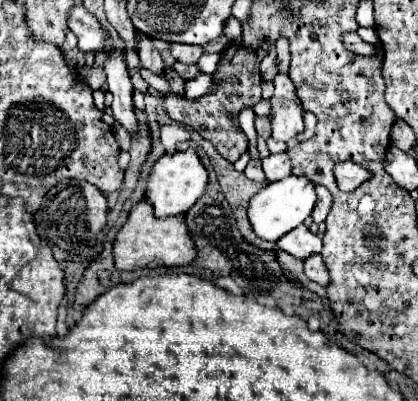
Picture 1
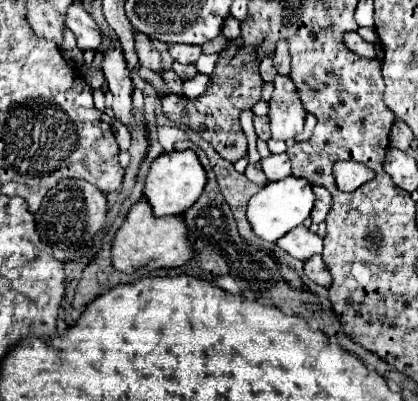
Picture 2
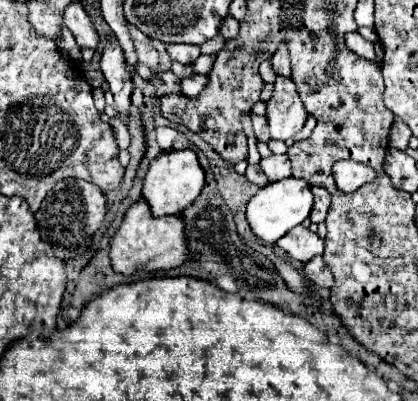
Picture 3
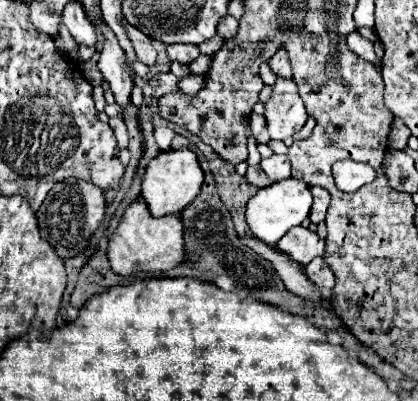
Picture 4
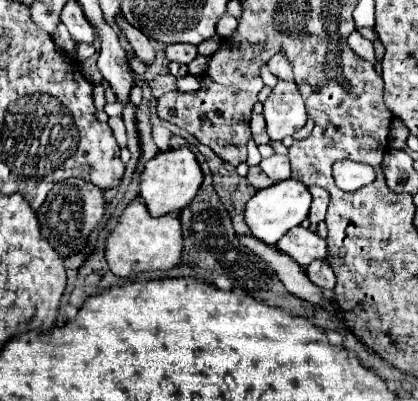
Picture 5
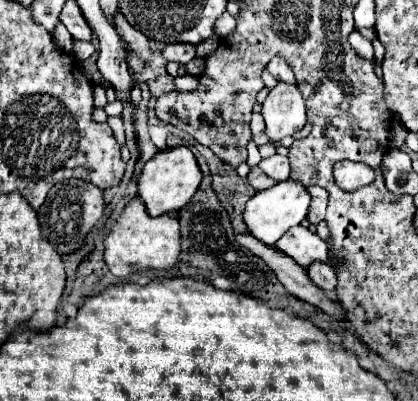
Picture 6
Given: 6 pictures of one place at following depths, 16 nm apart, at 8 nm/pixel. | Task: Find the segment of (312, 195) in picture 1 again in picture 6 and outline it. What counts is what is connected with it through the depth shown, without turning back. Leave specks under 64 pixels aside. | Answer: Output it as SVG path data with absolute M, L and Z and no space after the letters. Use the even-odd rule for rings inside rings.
M284 180L284 182L278 182L270 190L256 192L246 202L244 222L254 238L258 238L266 246L272 246L284 232L288 232L292 226L298 226L306 218L308 206L310 206L310 196L308 196L306 188L302 184L292 182L292 180Z

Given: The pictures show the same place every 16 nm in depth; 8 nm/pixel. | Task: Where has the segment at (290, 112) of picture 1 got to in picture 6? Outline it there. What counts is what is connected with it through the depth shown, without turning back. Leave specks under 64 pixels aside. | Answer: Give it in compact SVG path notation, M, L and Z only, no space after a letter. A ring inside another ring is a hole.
M276 84L262 104L266 134L272 142L292 136L306 124L304 98L294 84Z

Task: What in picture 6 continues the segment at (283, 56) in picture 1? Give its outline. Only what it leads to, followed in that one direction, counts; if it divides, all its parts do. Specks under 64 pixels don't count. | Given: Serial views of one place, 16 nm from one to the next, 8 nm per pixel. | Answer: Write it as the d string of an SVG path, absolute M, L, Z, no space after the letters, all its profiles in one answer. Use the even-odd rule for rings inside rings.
M274 56L274 58L270 60L270 64L268 64L268 72L270 72L276 80L280 80L280 82L296 84L296 80L294 80L294 72L292 72L292 68L288 68L288 64L286 64L286 60L284 60L282 56Z

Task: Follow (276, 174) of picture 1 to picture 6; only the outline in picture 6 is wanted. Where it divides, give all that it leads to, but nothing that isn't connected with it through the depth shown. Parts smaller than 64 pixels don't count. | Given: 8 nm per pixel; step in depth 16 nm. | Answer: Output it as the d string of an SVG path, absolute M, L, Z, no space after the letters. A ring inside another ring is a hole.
M274 154L270 158L264 158L258 166L264 170L264 174L268 174L270 178L274 178L276 182L288 180L288 176L290 176L288 158L286 156L280 156L280 154Z

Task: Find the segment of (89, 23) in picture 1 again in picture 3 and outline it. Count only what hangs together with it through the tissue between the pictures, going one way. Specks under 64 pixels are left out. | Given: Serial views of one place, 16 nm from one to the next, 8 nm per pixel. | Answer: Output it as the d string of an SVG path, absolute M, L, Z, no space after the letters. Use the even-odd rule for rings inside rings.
M80 2L68 4L68 8L64 10L64 24L74 34L78 46L84 46L84 48L98 46L96 24L92 22L92 18L88 16L88 12L84 10L84 6Z

